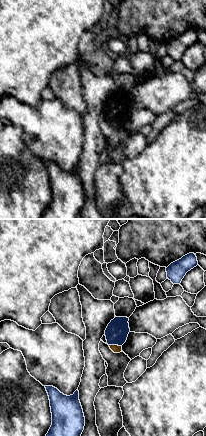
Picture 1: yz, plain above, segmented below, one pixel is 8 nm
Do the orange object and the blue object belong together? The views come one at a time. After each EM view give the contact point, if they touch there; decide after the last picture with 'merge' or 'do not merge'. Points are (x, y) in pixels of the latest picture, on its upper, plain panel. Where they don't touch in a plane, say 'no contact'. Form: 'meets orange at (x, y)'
meets orange at (115, 121)

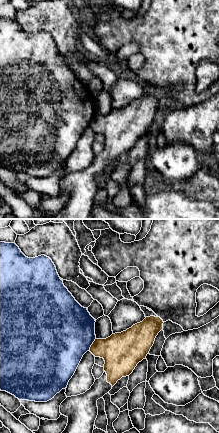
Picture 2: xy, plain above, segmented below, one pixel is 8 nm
meets orange at (92, 120)

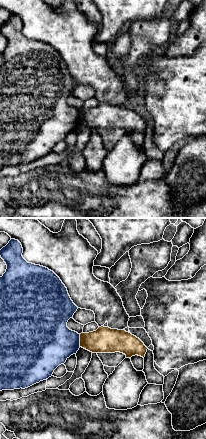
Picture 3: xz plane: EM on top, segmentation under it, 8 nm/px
meets orange at (80, 116)

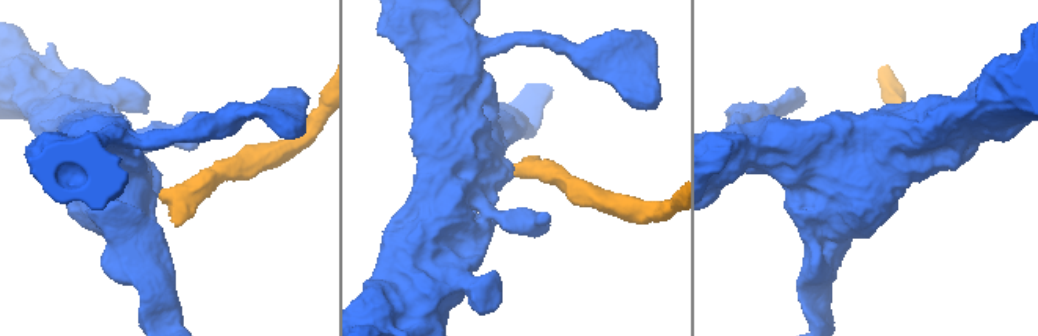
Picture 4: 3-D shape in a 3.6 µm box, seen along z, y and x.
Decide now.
do not merge

